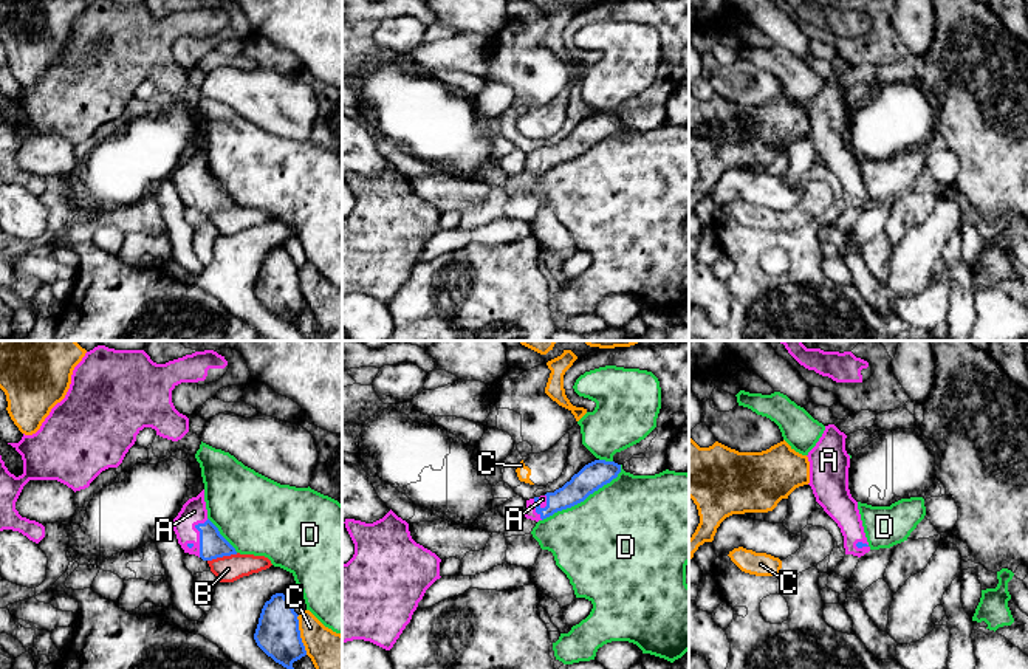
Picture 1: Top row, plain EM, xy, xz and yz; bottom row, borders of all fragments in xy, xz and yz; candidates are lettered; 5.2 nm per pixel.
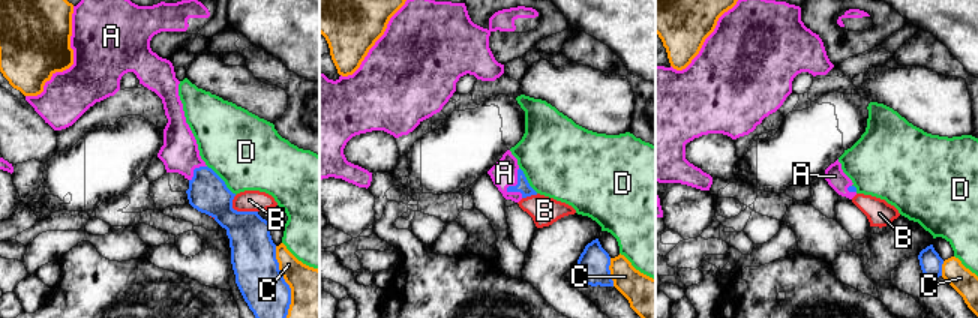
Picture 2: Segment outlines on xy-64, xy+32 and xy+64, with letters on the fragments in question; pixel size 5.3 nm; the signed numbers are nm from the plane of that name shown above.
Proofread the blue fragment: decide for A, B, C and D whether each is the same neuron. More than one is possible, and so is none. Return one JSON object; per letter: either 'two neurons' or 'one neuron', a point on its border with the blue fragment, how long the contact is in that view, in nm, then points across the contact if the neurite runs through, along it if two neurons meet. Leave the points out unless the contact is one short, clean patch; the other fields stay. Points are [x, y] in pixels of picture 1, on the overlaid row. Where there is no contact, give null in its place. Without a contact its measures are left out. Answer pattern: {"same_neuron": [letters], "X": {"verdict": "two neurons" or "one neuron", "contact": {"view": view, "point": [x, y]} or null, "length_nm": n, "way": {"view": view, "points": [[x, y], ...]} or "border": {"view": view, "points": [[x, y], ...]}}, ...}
{"same_neuron": ["A"], "A": {"verdict": "one neuron", "contact": {"view": "xy", "point": [200, 536]}, "length_nm": 200, "way": {"view": "xy", "points": [[212, 545], [200, 536], [194, 530], [194, 511]]}}, "B": {"verdict": "two neurons", "contact": {"view": "xy", "point": [222, 556]}, "length_nm": 170}, "C": {"verdict": "two neurons", "contact": {"view": "xy", "point": [299, 635]}, "length_nm": 220}, "D": {"verdict": "two neurons", "contact": {"view": "xz", "point": [584, 499]}, "length_nm": 500}}

